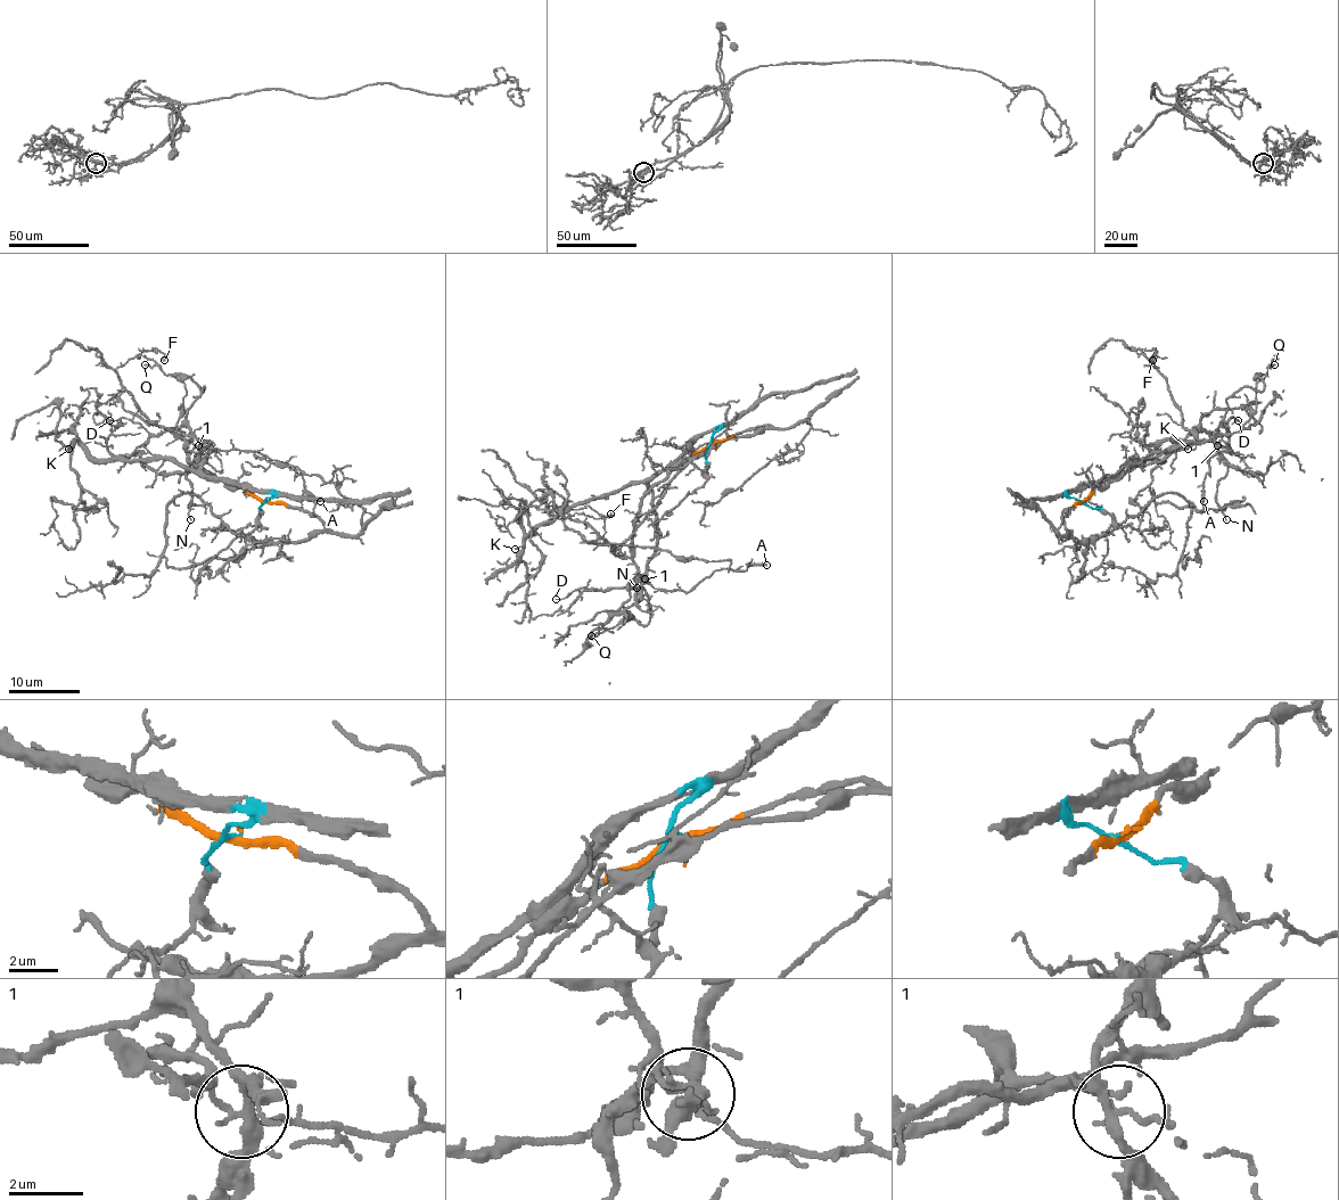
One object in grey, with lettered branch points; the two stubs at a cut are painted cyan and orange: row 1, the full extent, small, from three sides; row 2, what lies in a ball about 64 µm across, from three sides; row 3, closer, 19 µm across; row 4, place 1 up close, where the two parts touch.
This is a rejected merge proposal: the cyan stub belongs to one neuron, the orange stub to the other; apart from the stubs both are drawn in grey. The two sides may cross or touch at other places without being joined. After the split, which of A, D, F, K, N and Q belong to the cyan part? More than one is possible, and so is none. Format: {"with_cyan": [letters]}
{"with_cyan": ["D", "K", "N", "Q"]}

